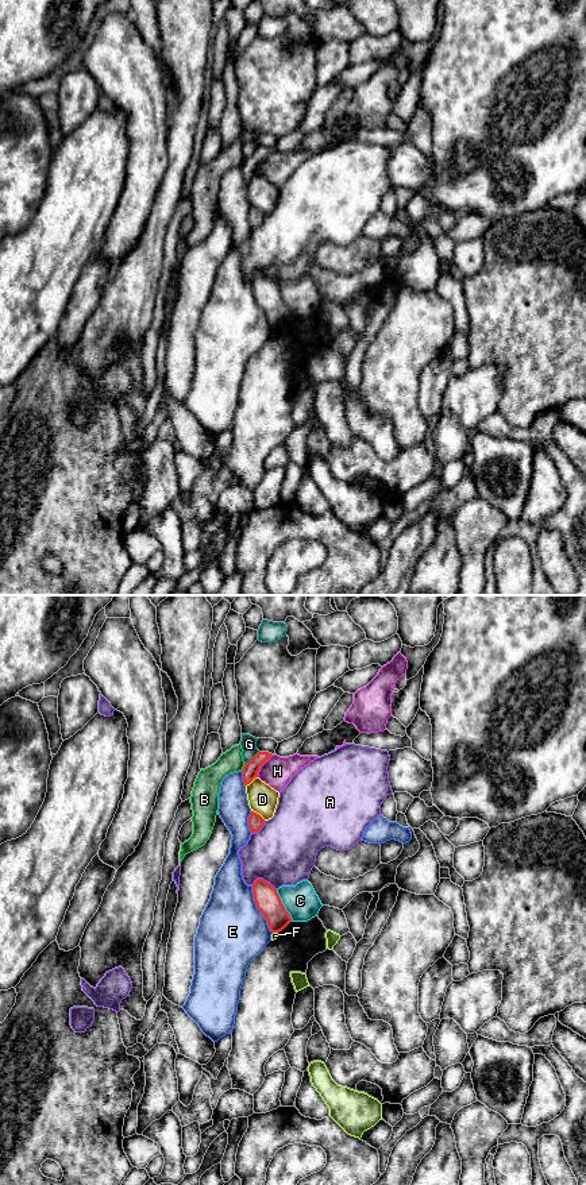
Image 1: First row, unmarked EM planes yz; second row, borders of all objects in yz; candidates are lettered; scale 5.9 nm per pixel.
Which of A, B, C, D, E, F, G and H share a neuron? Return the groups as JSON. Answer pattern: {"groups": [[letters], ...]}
{"groups": [["A"], ["B"], ["C"], ["D"], ["E", "G"], ["F"], ["H"]]}

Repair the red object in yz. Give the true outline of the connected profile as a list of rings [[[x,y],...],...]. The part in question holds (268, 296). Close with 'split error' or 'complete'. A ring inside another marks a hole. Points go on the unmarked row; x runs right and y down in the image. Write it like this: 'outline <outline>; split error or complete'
outline [[[257,274],[252,279],[254,297],[263,309],[271,328],[282,327],[292,313],[285,305],[277,285],[263,274]]]; complete

